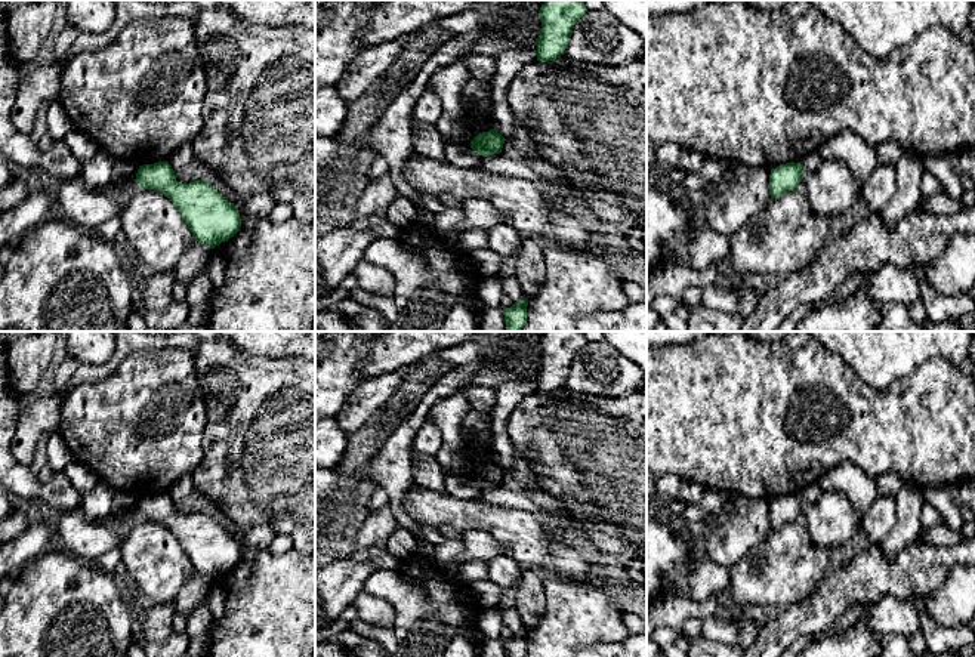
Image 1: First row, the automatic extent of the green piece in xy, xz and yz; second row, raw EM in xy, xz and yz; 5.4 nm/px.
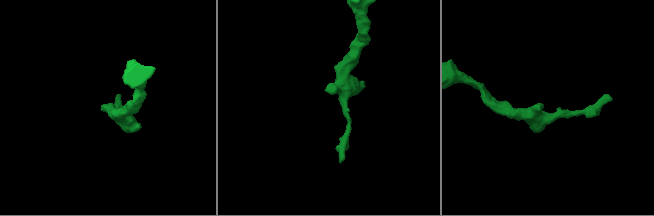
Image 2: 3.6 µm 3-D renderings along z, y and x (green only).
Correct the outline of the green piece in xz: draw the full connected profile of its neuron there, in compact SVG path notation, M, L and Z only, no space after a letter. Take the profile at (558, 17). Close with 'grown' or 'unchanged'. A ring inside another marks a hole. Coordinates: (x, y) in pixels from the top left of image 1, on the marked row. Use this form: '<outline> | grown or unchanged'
M544 0L539 10L543 28L536 40L537 61L564 55L573 27L586 12L584 0Z | unchanged

